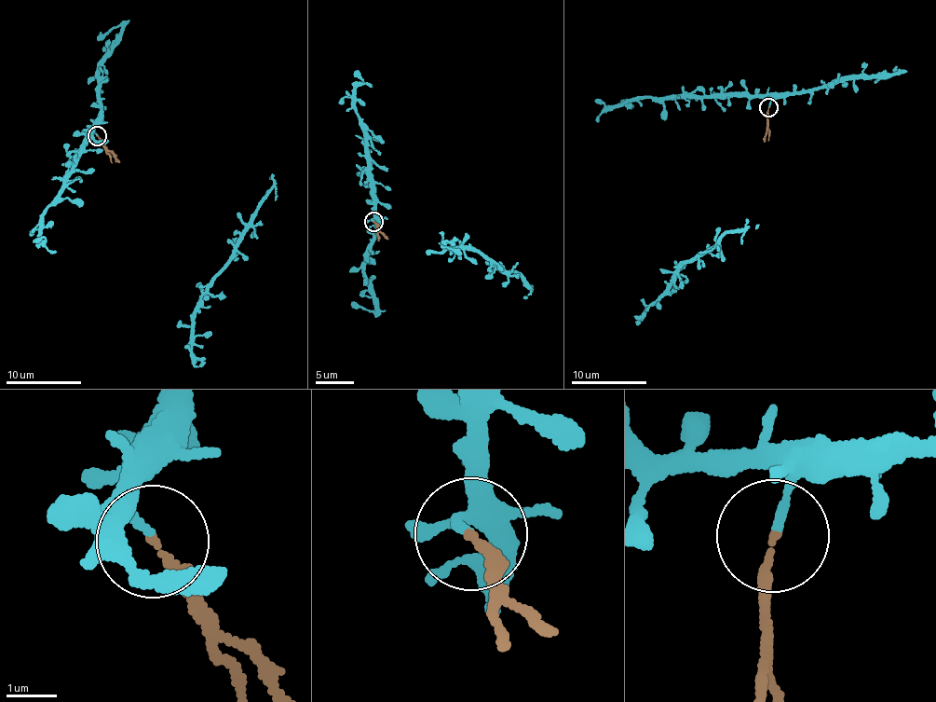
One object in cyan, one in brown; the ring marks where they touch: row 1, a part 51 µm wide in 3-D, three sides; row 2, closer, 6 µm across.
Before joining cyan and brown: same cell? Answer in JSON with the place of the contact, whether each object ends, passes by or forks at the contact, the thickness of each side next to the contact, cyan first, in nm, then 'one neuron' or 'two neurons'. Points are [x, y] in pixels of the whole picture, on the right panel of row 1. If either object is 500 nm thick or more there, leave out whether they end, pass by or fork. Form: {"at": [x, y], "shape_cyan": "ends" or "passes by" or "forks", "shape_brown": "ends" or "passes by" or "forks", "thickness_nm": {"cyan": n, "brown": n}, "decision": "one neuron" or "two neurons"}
{"at": [768, 107], "shape_cyan": "ends", "shape_brown": "ends", "thickness_nm": {"cyan": 130, "brown": 190}, "decision": "two neurons"}

